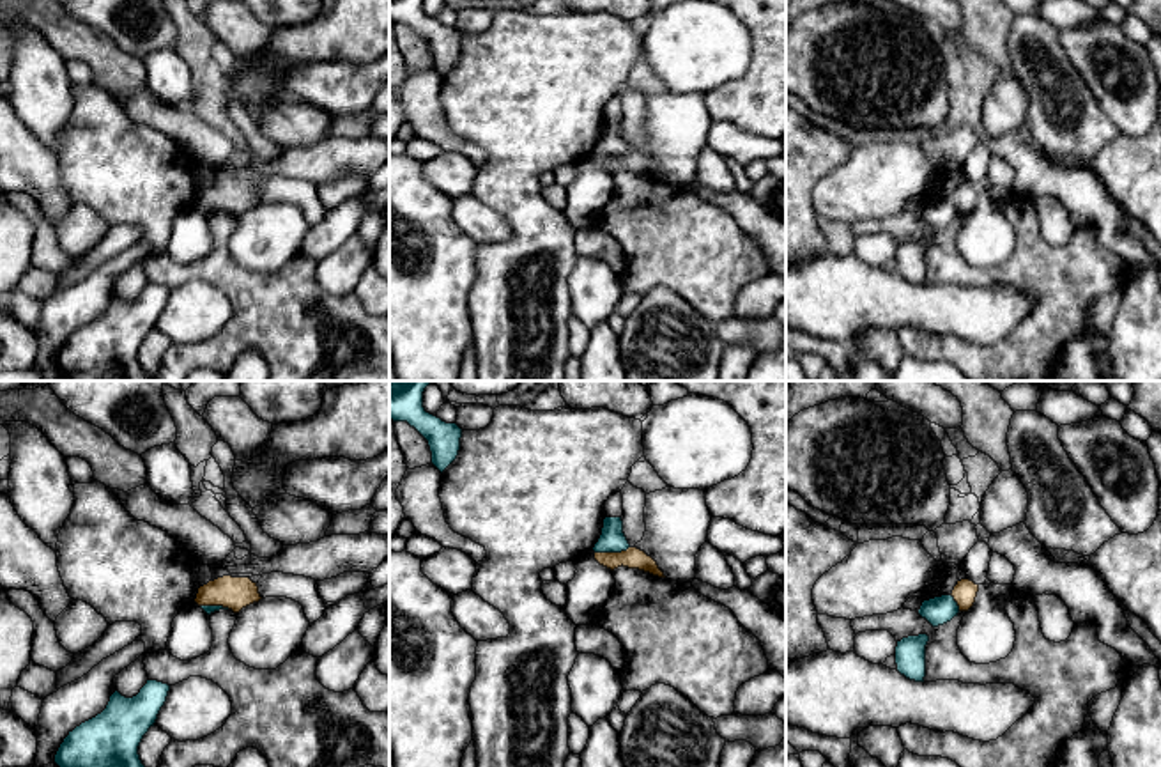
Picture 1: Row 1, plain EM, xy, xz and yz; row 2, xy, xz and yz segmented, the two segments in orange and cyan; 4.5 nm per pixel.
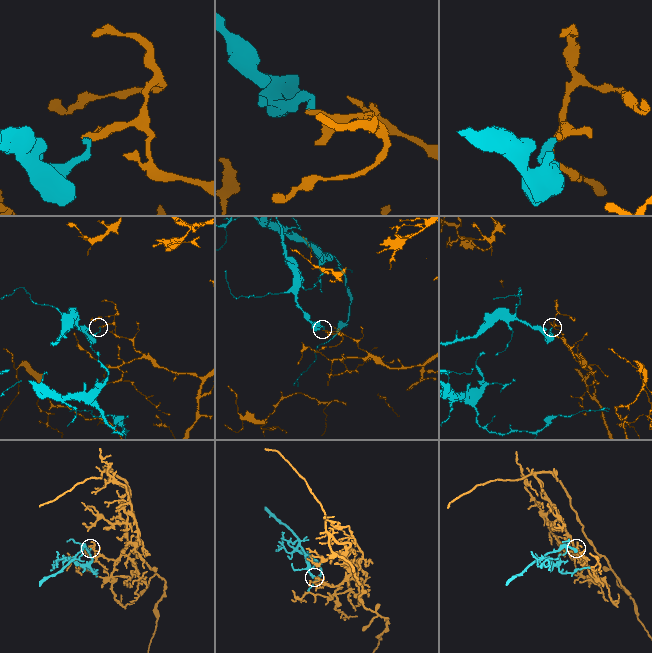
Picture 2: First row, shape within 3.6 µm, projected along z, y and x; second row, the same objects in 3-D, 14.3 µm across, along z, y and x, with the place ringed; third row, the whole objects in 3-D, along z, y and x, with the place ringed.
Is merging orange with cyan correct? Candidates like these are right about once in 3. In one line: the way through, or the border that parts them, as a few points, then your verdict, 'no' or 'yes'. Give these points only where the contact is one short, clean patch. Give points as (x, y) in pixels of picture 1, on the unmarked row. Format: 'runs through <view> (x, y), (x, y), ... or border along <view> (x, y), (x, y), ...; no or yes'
border along xz (629, 149), (620, 154), (595, 156); no

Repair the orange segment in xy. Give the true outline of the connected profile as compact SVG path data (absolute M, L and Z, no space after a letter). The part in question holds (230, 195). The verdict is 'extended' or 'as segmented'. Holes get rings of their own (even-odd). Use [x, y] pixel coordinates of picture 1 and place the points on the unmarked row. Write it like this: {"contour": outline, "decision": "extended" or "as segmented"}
{"contour": "M223 179L200 190L195 205L198 209L223 209L239 216L260 202L258 190L250 181Z", "decision": "as segmented"}

